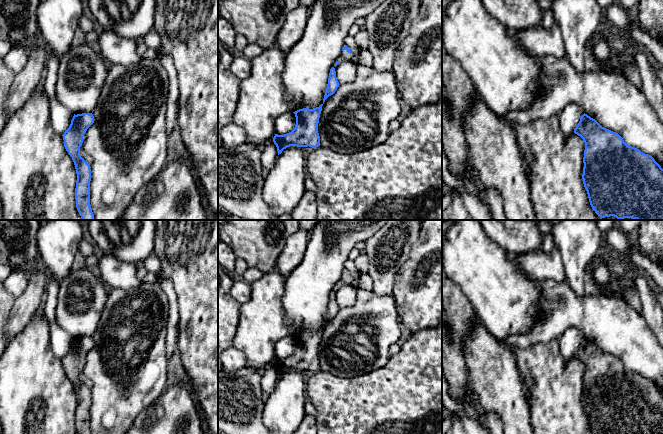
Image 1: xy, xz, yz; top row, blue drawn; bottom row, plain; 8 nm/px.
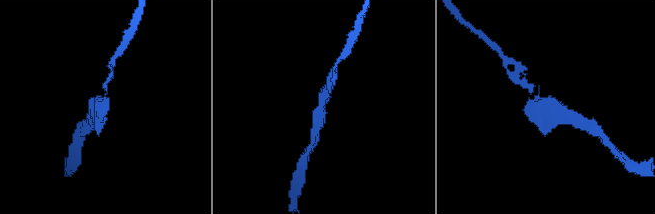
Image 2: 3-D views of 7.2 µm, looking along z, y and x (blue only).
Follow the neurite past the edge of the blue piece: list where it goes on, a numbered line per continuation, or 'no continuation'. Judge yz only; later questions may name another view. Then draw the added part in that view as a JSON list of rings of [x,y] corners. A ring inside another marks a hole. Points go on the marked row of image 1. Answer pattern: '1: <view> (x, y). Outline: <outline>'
no continuation

